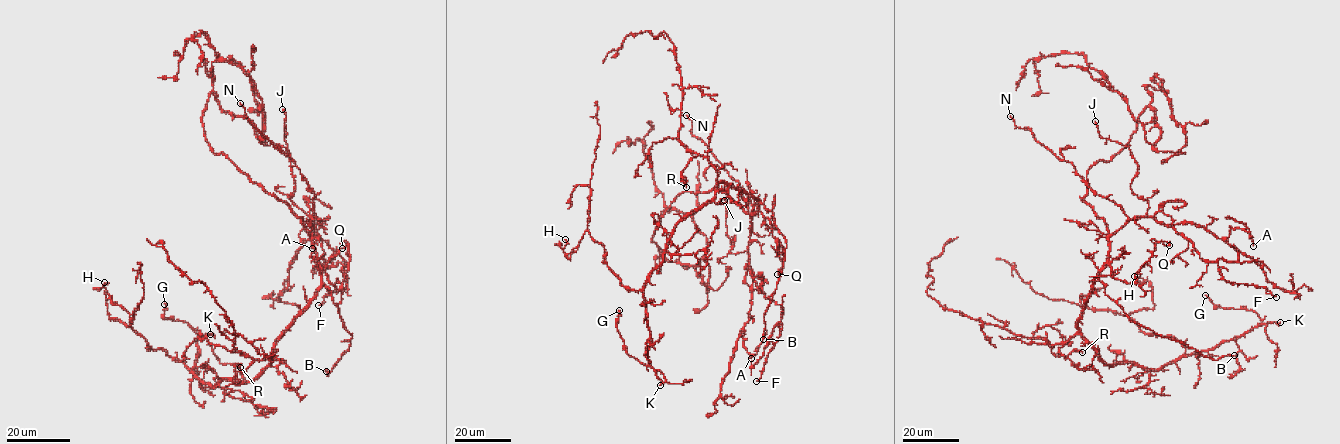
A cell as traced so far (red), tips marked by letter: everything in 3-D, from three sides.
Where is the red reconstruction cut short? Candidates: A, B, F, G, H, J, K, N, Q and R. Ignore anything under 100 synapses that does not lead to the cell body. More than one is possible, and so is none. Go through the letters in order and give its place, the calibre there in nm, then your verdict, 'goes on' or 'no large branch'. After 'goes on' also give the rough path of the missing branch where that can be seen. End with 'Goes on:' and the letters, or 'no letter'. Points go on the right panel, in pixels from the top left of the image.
A: place (1253, 246); calibre 120 nm; no large branch
B: place (1234, 355); calibre 180 nm; goes on; course (1234, 355), (1261, 356), (1270, 352), (1296, 357), (1320, 352), (1330, 345)
F: place (1276, 297); calibre 90 nm; no large branch
G: place (1205, 295); calibre 130 nm; no large branch
H: place (1134, 276); calibre 160 nm; no large branch
J: place (1095, 121); calibre 190 nm; no large branch
K: place (1280, 322); calibre 120 nm; no large branch
N: place (1010, 116); calibre 120 nm; no large branch
Q: place (1169, 245); calibre 150 nm; no large branch
R: place (1082, 352); calibre 160 nm; no large branch
Goes on: B

